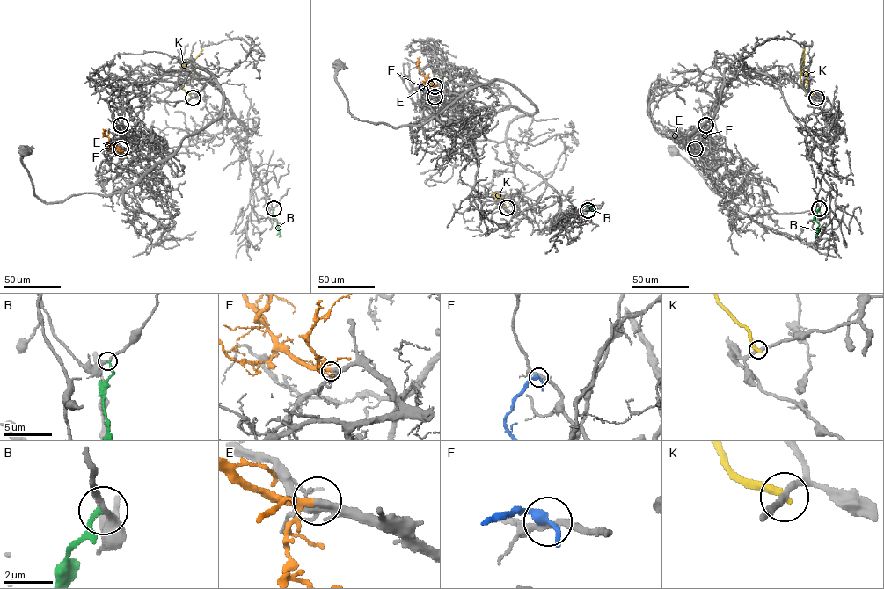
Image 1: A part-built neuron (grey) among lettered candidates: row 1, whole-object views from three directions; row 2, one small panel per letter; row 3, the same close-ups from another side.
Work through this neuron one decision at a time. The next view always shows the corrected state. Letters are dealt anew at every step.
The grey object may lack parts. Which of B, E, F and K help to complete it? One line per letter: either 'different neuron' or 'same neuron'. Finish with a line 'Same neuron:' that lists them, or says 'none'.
B: different neuron
E: same neuron
F: different neuron
K: different neuron
Same neuron: E

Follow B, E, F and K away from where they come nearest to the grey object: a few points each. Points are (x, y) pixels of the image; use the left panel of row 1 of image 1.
B: (273, 208), (279, 236)
E: (120, 148), (111, 142), (104, 134), (105, 128)
F: (120, 125), (109, 143), (105, 141)
K: (193, 97), (178, 85), (179, 71), (202, 50)

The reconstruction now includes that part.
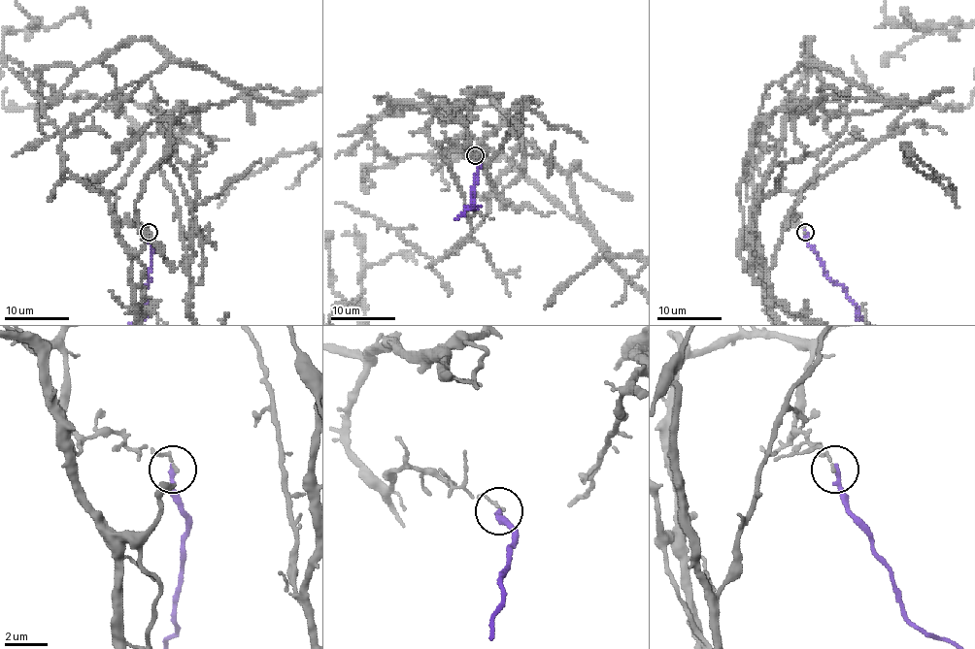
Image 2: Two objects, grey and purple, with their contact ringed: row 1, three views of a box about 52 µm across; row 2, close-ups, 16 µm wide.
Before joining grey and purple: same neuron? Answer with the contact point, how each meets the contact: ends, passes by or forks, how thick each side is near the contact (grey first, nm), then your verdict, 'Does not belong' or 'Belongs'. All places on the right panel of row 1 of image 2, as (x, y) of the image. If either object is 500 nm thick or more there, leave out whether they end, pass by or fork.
Place: (805, 232). At the ring grey ends. At the ring purple ends. Thickness 140 nm (grey) against 240 nm. Does not belong

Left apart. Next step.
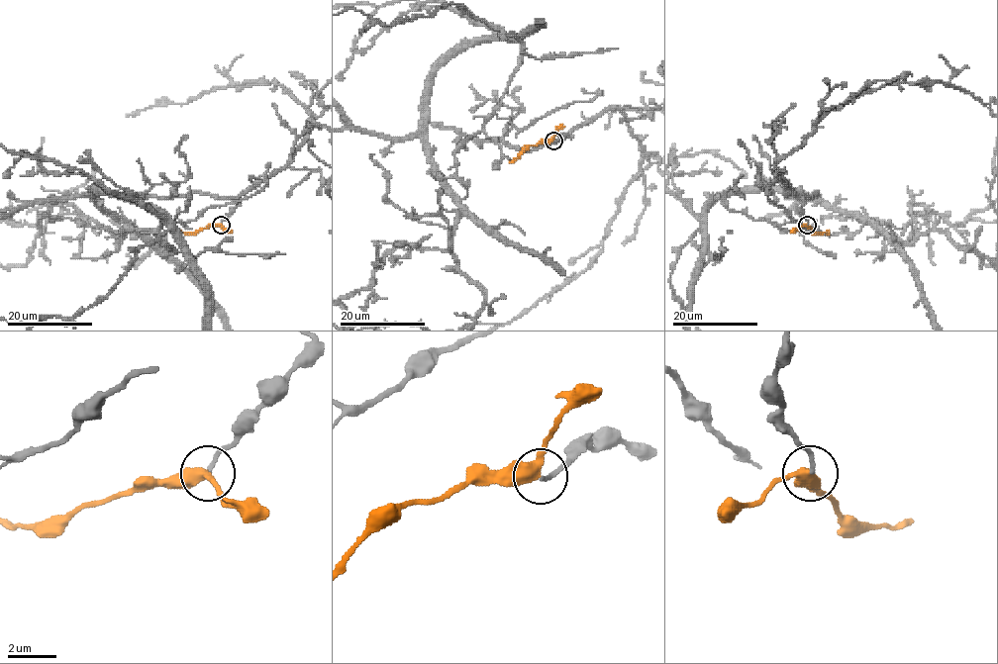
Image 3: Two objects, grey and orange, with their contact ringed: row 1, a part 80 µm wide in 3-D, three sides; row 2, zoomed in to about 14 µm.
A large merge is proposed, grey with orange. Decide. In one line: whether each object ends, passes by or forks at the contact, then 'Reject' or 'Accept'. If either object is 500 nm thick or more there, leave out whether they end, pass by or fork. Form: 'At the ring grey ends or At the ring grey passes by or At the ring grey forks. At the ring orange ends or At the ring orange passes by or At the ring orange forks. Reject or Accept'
At the ring grey ends. At the ring orange passes by. Accept

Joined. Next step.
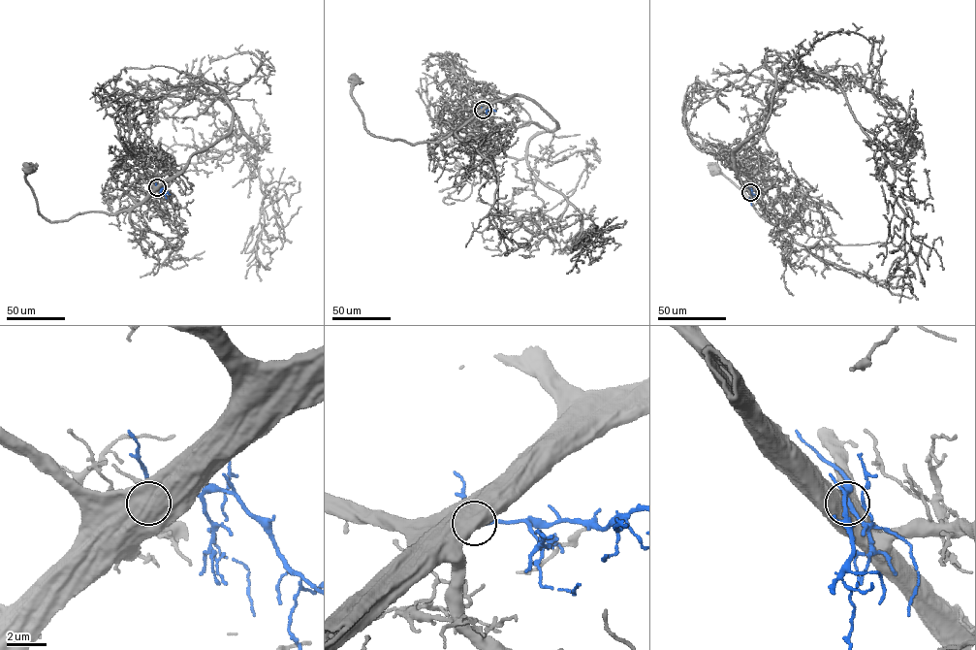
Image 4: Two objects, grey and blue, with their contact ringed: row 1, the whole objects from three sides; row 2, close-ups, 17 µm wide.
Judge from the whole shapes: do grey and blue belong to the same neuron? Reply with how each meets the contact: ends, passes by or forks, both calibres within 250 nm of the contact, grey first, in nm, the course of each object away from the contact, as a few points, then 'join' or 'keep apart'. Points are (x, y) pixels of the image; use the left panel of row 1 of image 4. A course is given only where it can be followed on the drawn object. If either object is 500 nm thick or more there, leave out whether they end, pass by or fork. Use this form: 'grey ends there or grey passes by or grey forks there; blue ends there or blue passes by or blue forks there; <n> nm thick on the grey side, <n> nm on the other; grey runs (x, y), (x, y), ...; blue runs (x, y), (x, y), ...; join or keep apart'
750 nm thick on the grey side, 160 nm on the other; grey runs (157, 187), (137, 204), (114, 213), (86, 211), (67, 220), (48, 221), (39, 212), (26, 180), (31, 169); blue runs (157, 187), (164, 189), (167, 199); join

